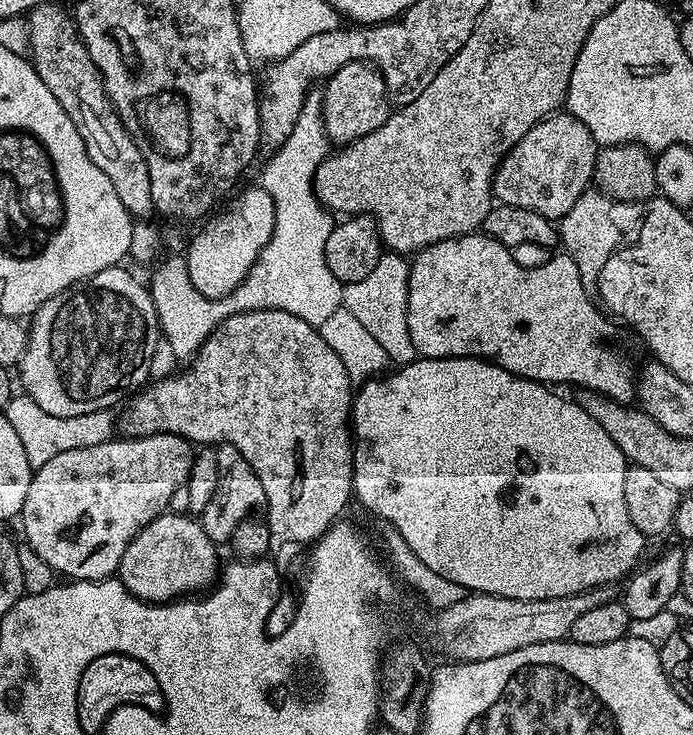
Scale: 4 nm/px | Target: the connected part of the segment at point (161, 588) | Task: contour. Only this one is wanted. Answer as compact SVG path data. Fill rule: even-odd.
M167 511L154 518L126 546L118 569L118 579L130 594L148 604L166 604L211 589L218 579L222 559L218 545L208 537L199 519Z

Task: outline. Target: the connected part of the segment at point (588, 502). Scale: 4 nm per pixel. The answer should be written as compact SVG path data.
M475 356L441 360L416 358L413 364L391 372L363 381L352 401L352 491L355 499L360 499L362 507L381 516L388 526L406 538L406 546L410 546L410 550L414 550L430 570L442 574L442 578L450 578L450 582L458 582L458 586L472 594L541 600L566 598L592 588L615 585L615 580L623 581L641 563L646 537L634 522L630 522L630 514L626 514L626 493L622 490L630 465L622 450L618 450L614 438L610 438L610 434L606 434L606 430L602 430L602 426L598 426L598 422L594 422L594 418L590 418L588 411L581 408L575 399L567 400L549 385L516 376L493 361L477 360Z

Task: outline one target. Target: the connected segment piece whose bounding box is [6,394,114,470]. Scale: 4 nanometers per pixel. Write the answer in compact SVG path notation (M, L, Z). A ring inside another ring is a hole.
M16 394L8 404L6 415L10 426L14 426L18 439L22 441L22 450L26 450L26 458L34 470L46 466L46 462L50 462L50 458L54 458L54 454L62 454L62 450L78 450L82 446L98 446L102 442L113 439L114 436L114 432L112 432L114 416L112 420L113 413L108 410L78 414L74 418L58 418L54 414L46 414L46 410L42 410L42 406L38 406L38 402L34 402L28 396Z

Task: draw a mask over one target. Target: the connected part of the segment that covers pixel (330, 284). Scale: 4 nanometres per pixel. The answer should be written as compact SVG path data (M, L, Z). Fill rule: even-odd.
M309 95L290 134L273 152L276 153L265 162L260 172L258 184L266 190L266 194L270 194L270 198L274 198L274 230L244 281L230 295L223 296L221 300L211 300L194 290L188 262L183 255L169 255L169 260L160 260L152 268L157 267L152 272L150 291L160 334L166 342L170 342L170 350L174 350L177 361L191 361L217 325L239 312L267 308L286 310L286 314L294 314L302 318L302 322L318 326L345 303L345 289L328 269L324 253L326 238L330 238L334 227L334 216L322 207L316 191L312 189L314 174L330 152L319 95Z

